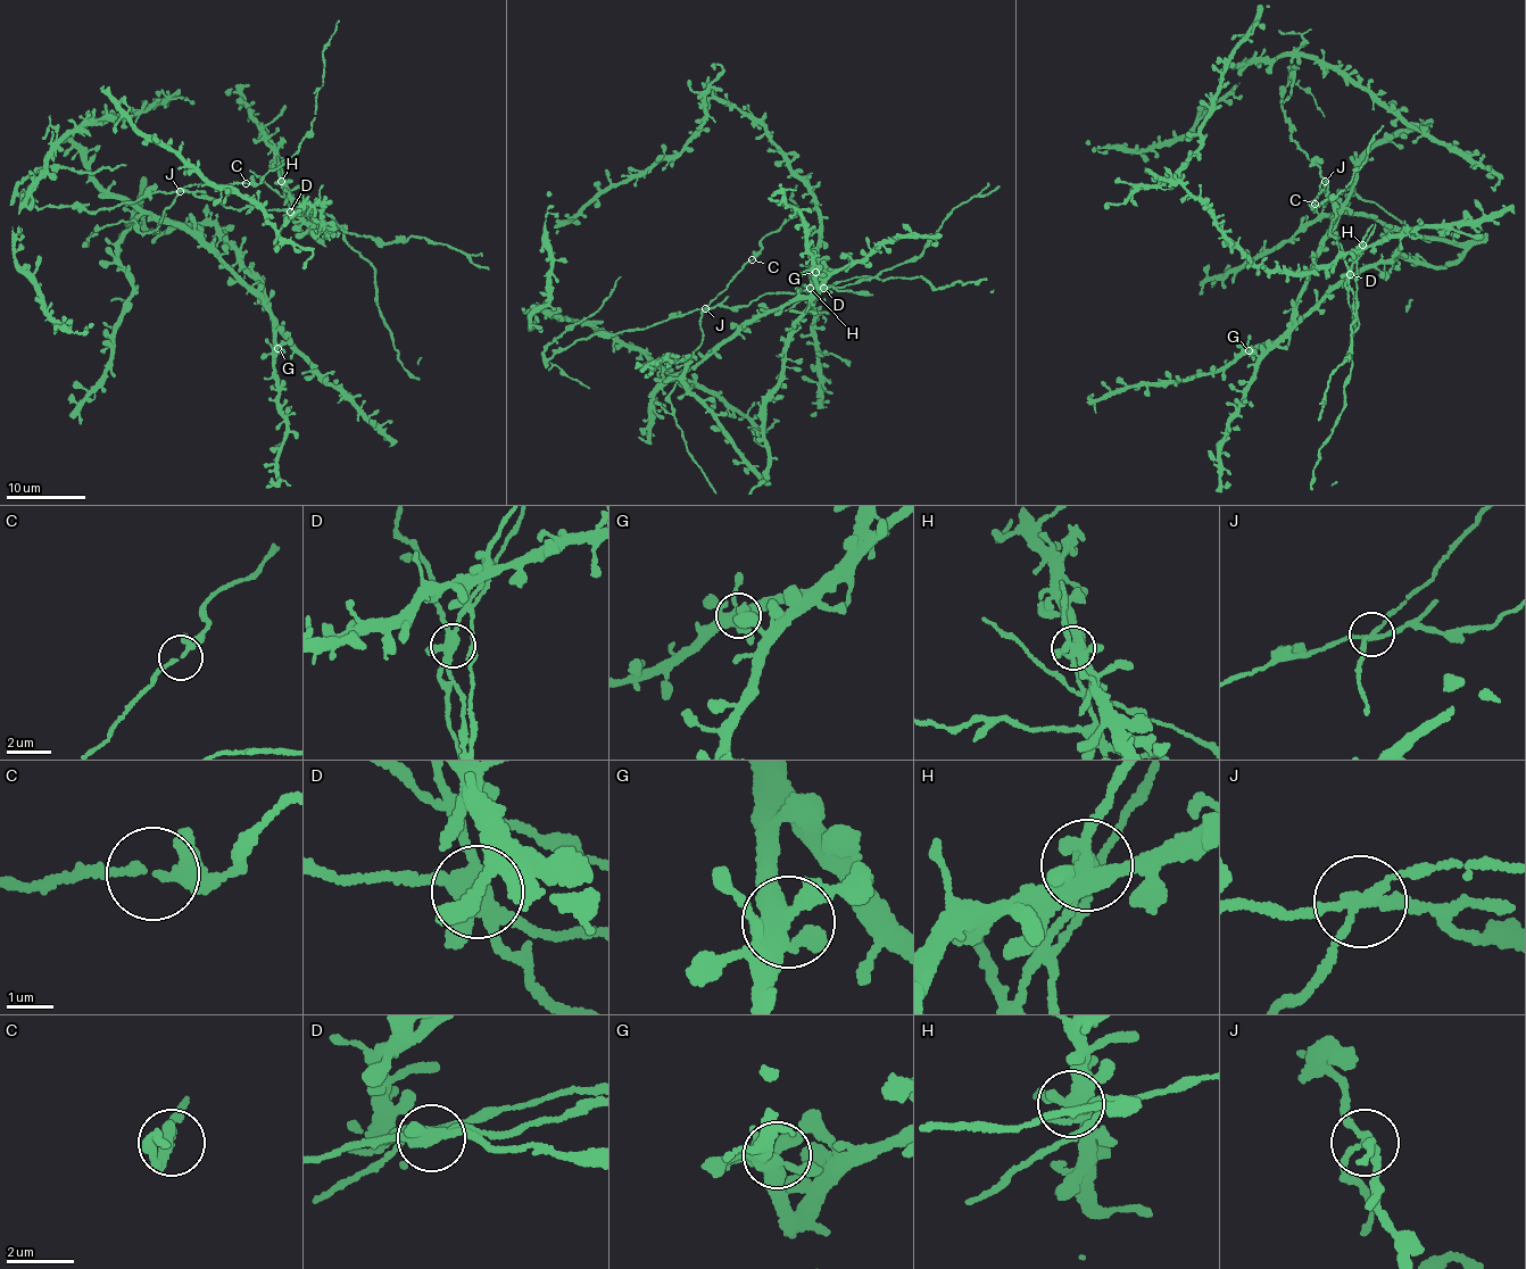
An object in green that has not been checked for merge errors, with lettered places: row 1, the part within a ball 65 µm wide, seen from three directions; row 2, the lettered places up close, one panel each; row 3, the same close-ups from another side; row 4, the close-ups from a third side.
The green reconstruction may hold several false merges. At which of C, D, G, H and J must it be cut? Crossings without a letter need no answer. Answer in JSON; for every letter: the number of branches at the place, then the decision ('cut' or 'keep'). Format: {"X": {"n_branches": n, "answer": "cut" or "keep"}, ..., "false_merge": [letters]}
{"C": {"n_branches": 3, "answer": "keep"}, "D": {"n_branches": 5, "answer": "cut"}, "G": {"n_branches": 5, "answer": "keep"}, "H": {"n_branches": 6, "answer": "cut"}, "J": {"n_branches": 4, "answer": "cut"}, "false_merge": ["D", "H", "J"]}

